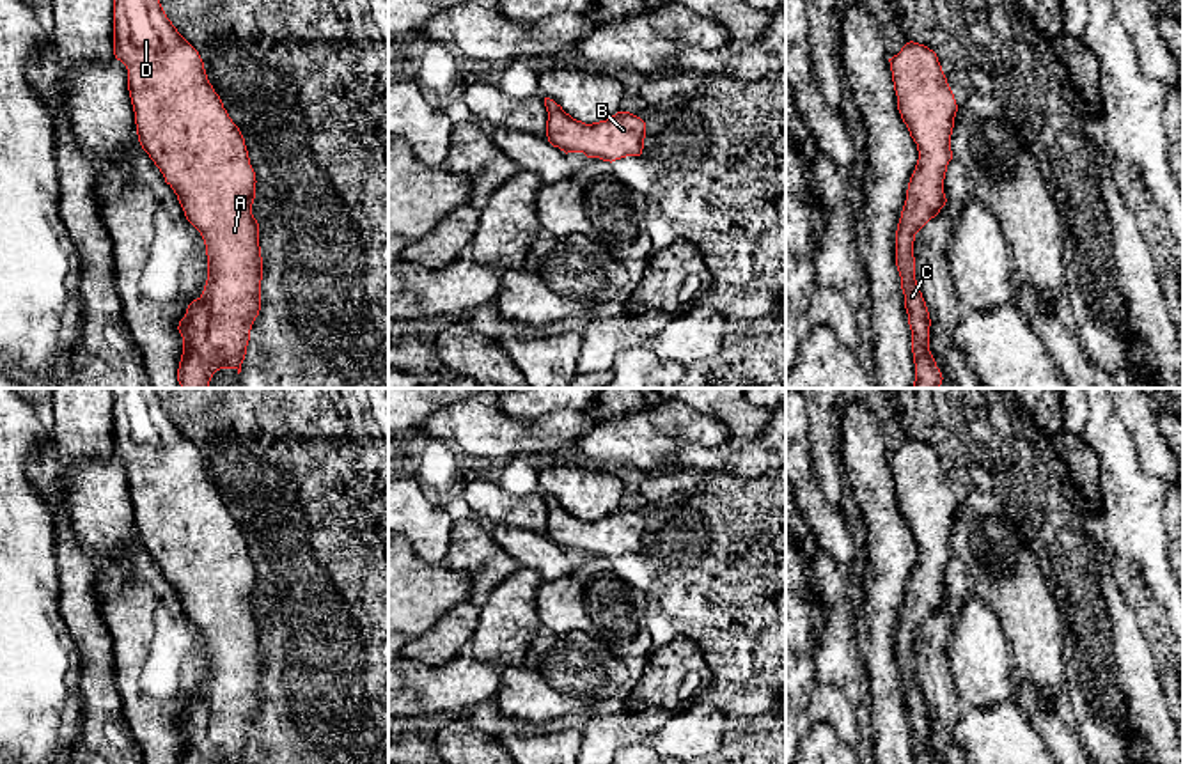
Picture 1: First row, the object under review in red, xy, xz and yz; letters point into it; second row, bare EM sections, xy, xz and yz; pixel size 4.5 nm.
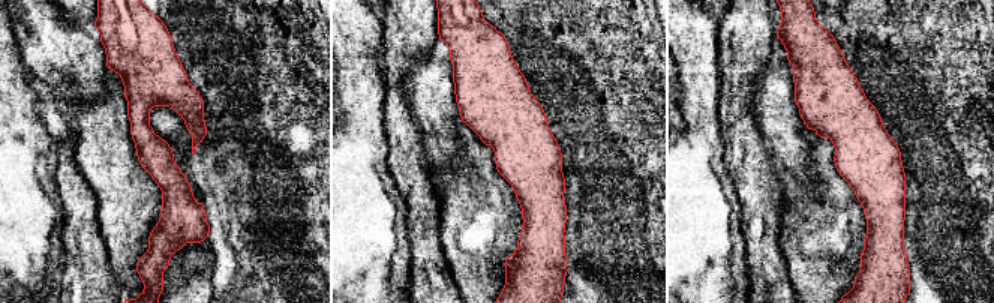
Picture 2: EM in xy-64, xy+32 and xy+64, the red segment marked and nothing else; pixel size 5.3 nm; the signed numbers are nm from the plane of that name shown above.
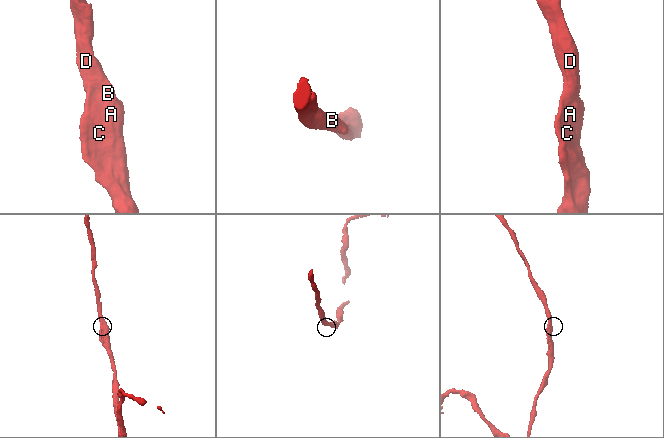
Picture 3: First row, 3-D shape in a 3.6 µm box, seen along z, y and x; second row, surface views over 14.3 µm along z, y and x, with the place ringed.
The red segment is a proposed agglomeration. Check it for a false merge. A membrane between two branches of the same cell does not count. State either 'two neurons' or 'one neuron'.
one neuron

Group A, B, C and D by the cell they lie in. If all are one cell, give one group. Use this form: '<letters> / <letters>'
A B C D

